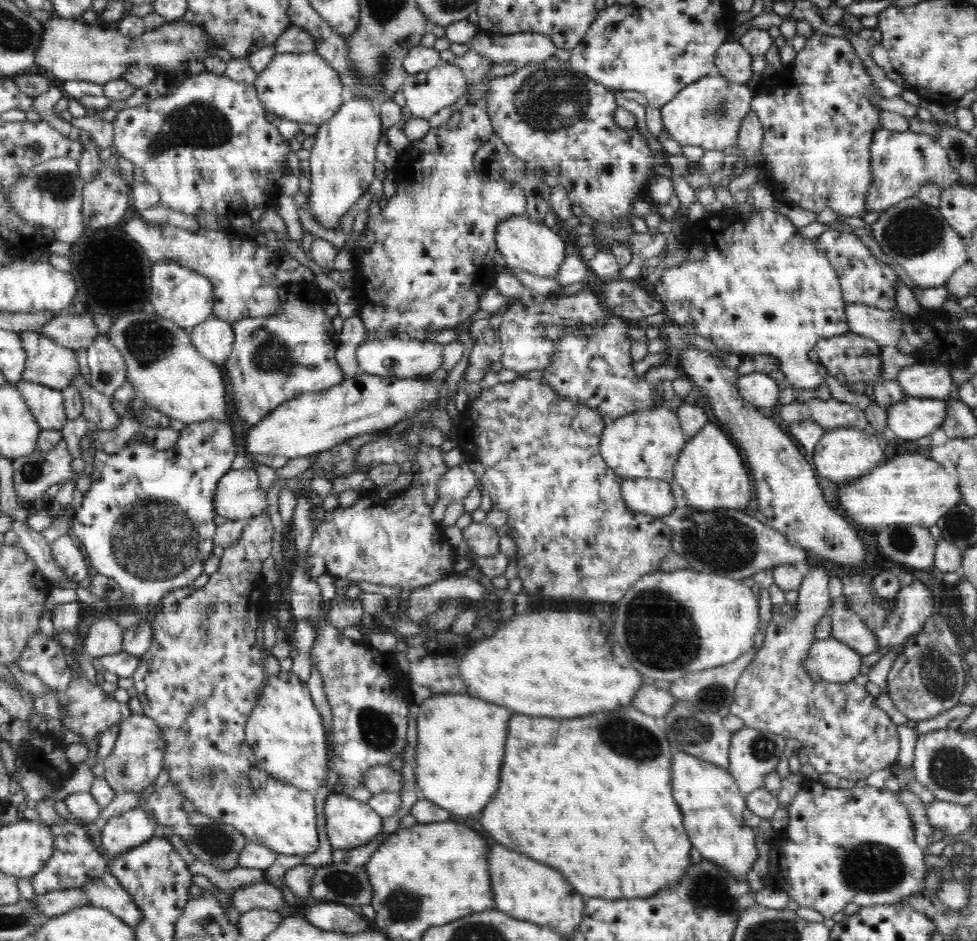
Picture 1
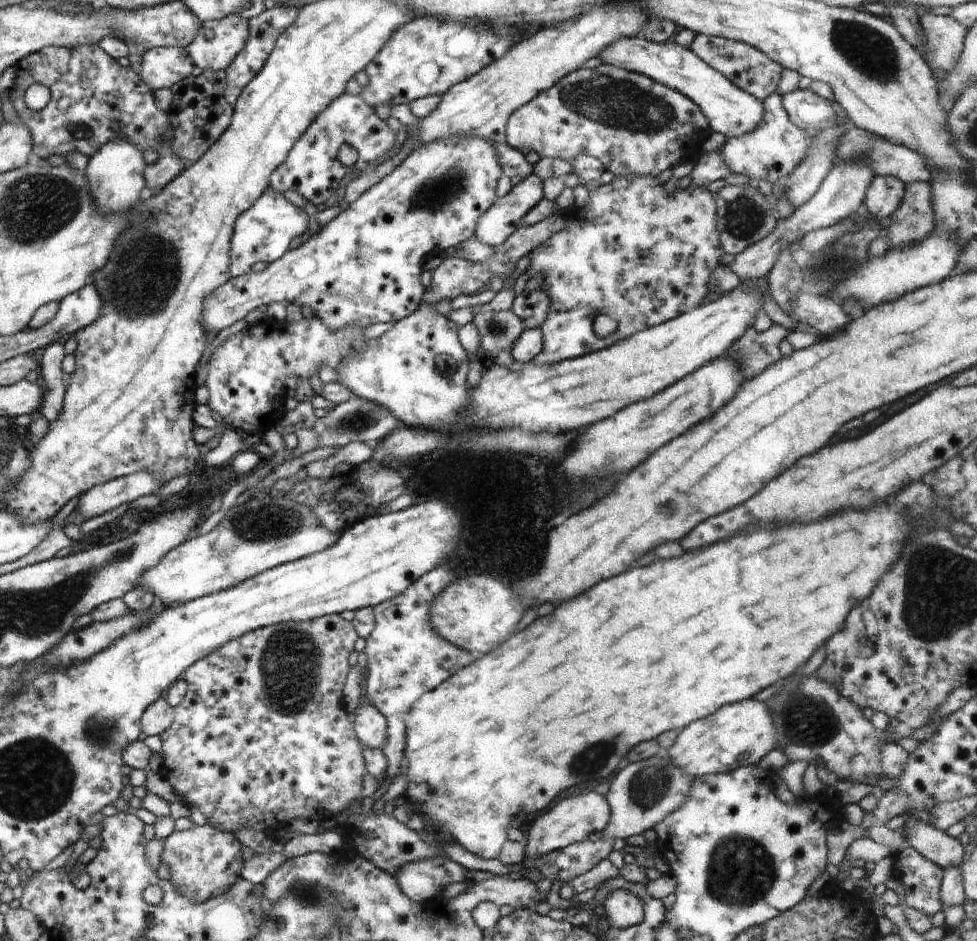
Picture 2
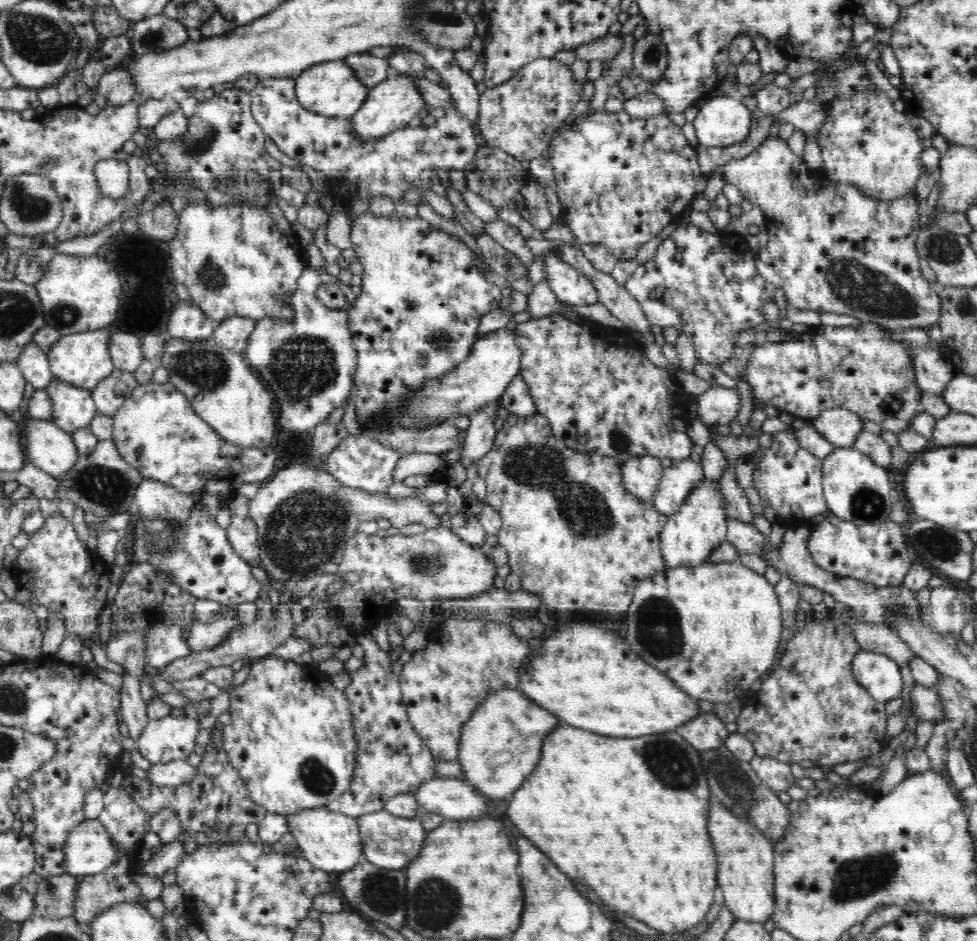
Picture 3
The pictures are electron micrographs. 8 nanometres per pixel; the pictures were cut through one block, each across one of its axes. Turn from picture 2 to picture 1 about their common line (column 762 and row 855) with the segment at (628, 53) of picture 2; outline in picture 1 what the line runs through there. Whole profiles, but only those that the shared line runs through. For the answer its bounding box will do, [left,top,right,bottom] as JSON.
[100,806,158,860]

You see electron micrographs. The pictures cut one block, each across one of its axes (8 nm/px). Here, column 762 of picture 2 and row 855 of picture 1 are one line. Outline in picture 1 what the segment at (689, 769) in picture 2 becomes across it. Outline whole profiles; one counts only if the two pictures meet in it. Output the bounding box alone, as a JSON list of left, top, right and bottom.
[671,751,758,880]

